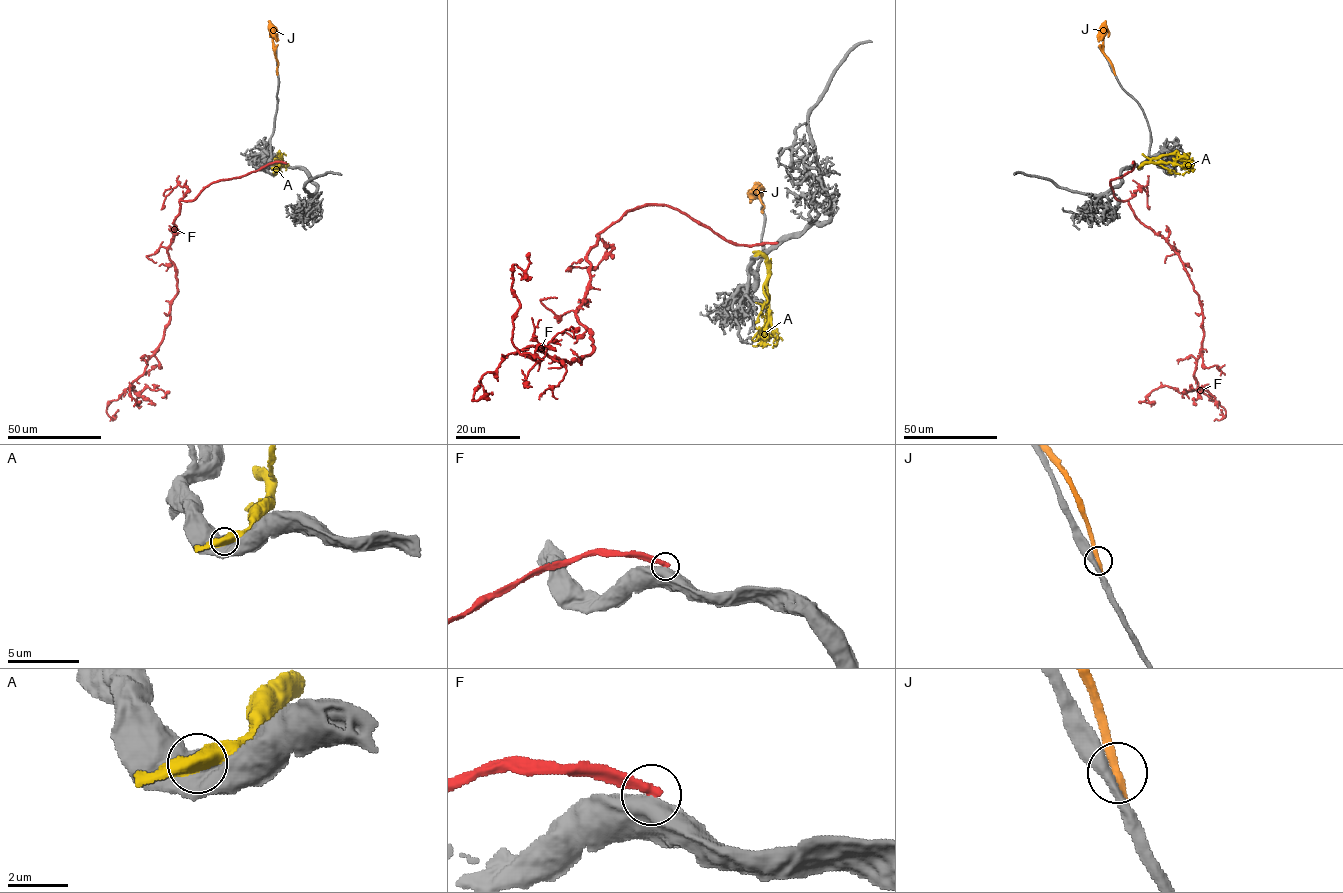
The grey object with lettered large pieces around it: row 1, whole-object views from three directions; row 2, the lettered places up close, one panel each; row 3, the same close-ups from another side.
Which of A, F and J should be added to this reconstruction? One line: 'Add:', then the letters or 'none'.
Add: none

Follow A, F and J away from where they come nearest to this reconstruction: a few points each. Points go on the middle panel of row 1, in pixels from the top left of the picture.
A: (759, 254), (767, 266), (768, 325), (765, 339), (756, 327)
F: (777, 243), (628, 209), (587, 256), (592, 351), (570, 363), (512, 343), (529, 252)
J: (762, 212), (764, 206), (757, 193), (747, 196)

